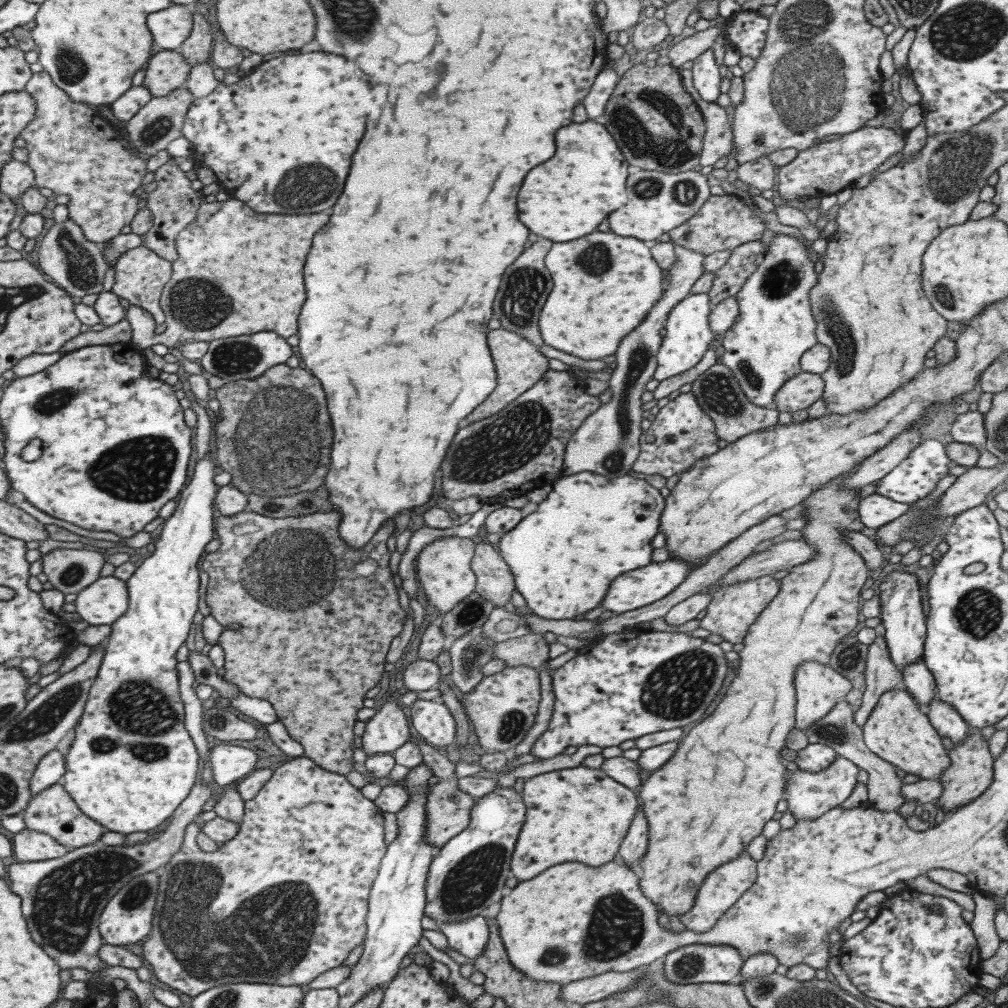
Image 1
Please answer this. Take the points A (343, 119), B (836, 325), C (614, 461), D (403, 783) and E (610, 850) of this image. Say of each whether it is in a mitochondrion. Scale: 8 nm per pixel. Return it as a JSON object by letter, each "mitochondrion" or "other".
{"A":"other","B":"mitochondrion","C":"mitochondrion","D":"other","E":"other"}

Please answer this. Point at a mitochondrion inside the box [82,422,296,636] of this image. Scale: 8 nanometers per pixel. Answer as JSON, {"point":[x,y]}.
{"point":[117,472]}

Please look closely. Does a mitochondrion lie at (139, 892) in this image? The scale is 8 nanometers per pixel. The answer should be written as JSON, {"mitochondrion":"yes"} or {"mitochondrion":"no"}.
{"mitochondrion":"yes"}

